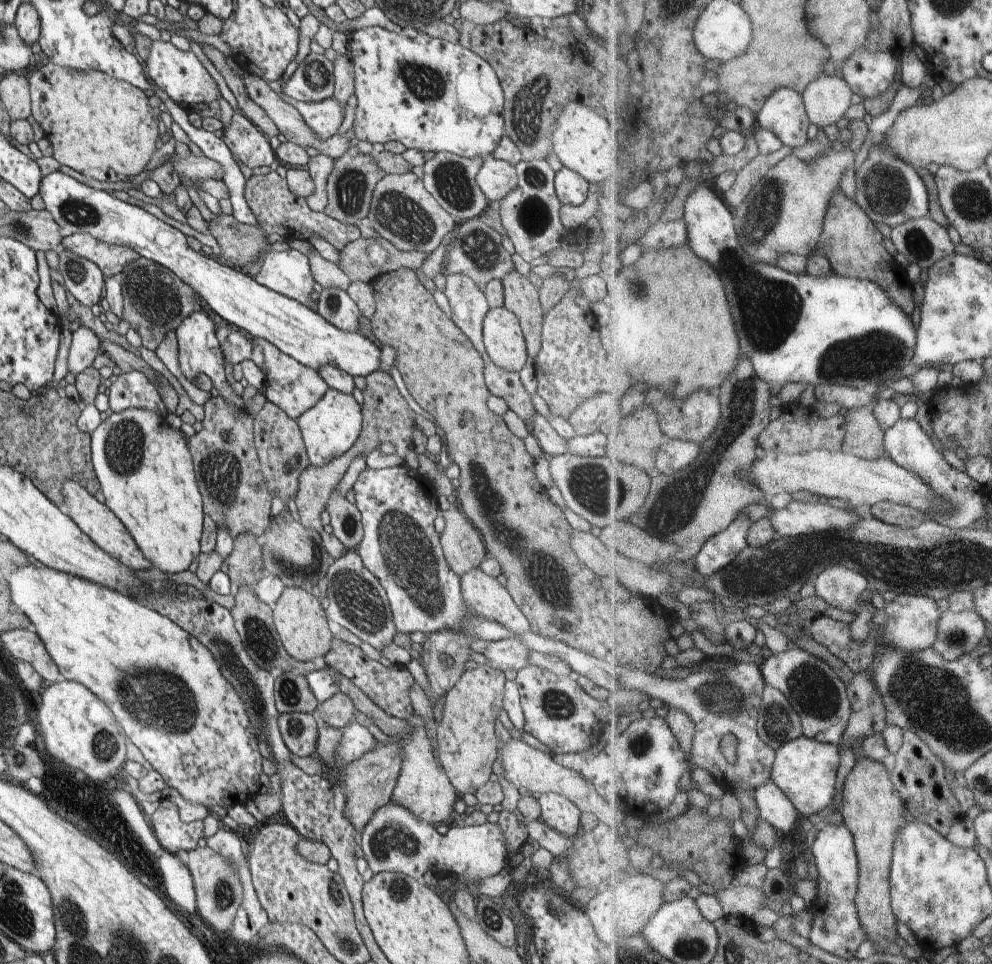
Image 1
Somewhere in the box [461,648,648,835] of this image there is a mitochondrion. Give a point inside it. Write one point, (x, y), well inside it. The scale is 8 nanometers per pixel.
(558, 704)

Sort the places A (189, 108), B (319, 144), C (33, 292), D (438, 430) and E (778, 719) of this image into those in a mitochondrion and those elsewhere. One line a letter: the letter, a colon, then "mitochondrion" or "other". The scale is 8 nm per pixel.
A: other
B: other
C: other
D: other
E: mitochondrion

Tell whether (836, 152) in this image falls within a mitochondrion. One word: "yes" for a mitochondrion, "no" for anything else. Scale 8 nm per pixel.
no

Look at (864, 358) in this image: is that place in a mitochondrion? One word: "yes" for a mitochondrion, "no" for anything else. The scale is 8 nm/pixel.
yes

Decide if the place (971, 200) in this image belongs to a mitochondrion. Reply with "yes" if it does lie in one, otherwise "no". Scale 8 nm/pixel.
yes

